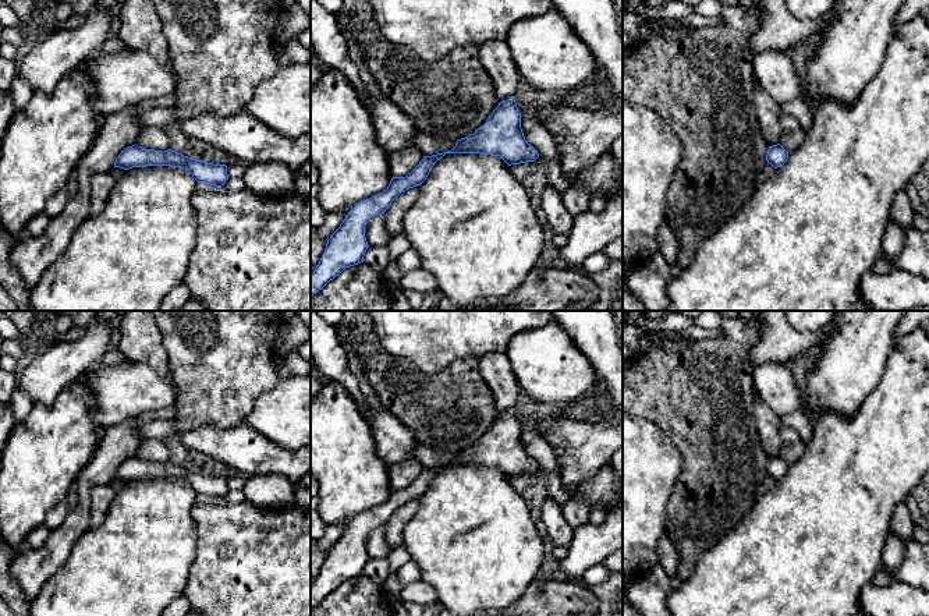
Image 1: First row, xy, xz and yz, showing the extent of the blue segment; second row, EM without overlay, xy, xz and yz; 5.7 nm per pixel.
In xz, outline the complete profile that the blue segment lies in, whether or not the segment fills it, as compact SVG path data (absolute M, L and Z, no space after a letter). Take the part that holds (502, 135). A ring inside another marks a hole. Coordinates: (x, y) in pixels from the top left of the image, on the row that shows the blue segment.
M515 98L499 103L486 123L474 134L457 141L451 151L423 156L405 177L393 177L389 187L365 201L359 201L345 216L340 227L327 240L325 252L311 275L311 295L322 290L345 268L364 262L368 249L366 223L384 213L391 202L409 188L421 185L432 167L446 153L481 153L500 156L508 166L535 162L538 151L525 139L521 128L521 111Z

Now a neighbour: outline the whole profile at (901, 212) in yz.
M904 188L898 191L893 199L889 222L896 223L903 230L907 230L914 223L914 215L915 210Z

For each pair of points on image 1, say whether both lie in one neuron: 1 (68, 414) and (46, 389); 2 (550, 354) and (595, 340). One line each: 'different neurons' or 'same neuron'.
1: different neurons
2: different neurons

